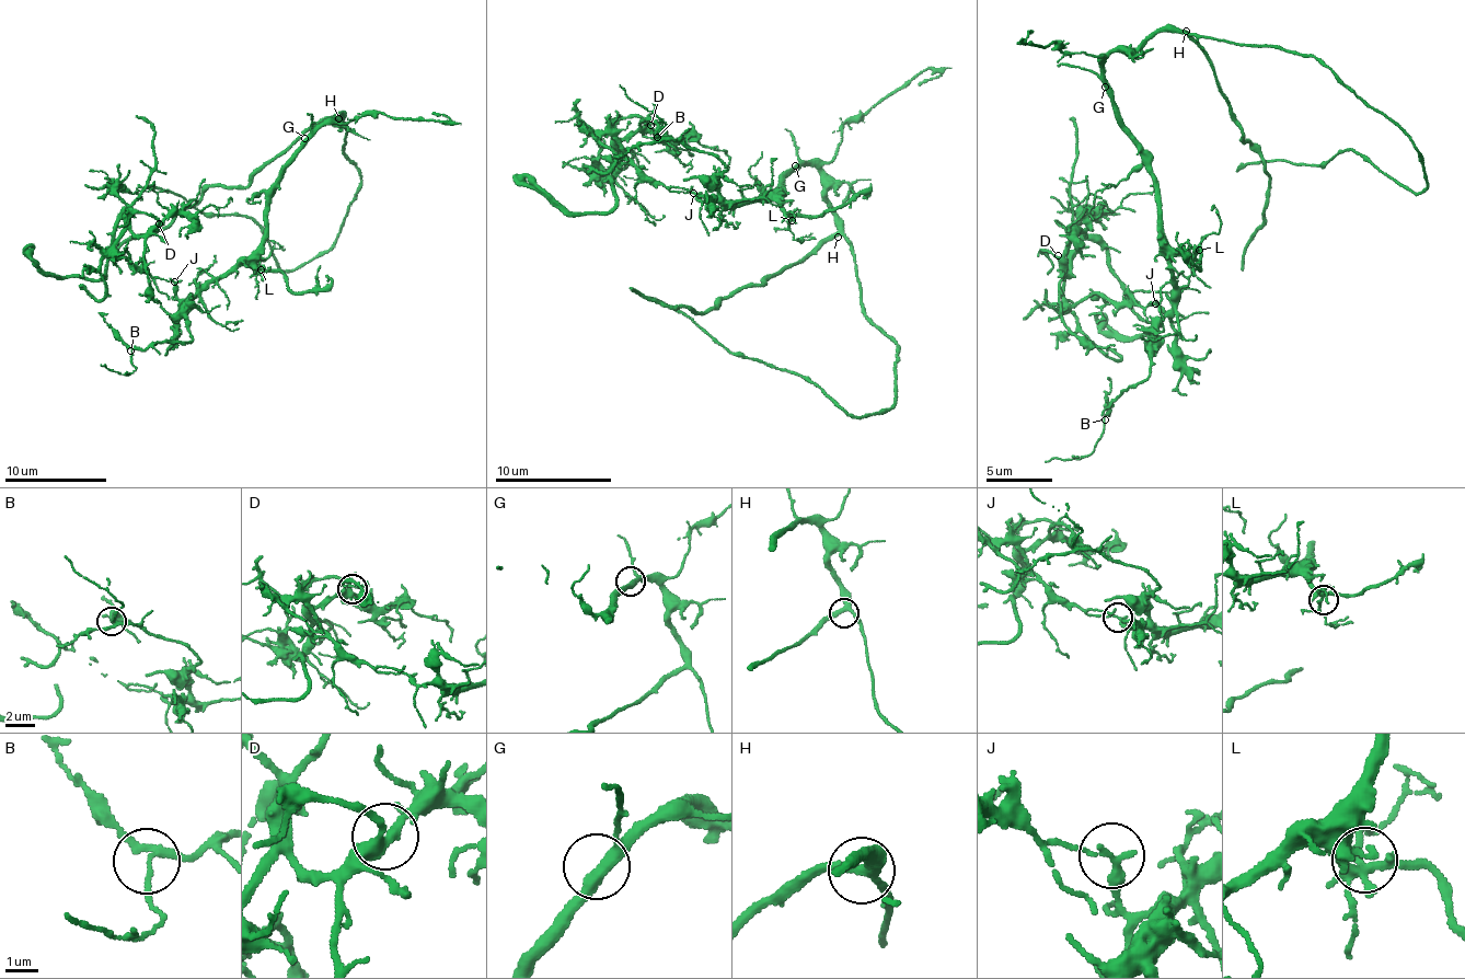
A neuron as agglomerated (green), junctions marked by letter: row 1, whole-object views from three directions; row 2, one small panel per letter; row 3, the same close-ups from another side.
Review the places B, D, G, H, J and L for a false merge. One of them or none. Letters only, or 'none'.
J

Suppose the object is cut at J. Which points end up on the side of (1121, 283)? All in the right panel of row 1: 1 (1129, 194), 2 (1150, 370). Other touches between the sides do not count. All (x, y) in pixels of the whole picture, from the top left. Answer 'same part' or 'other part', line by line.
1: same part
2: other part

